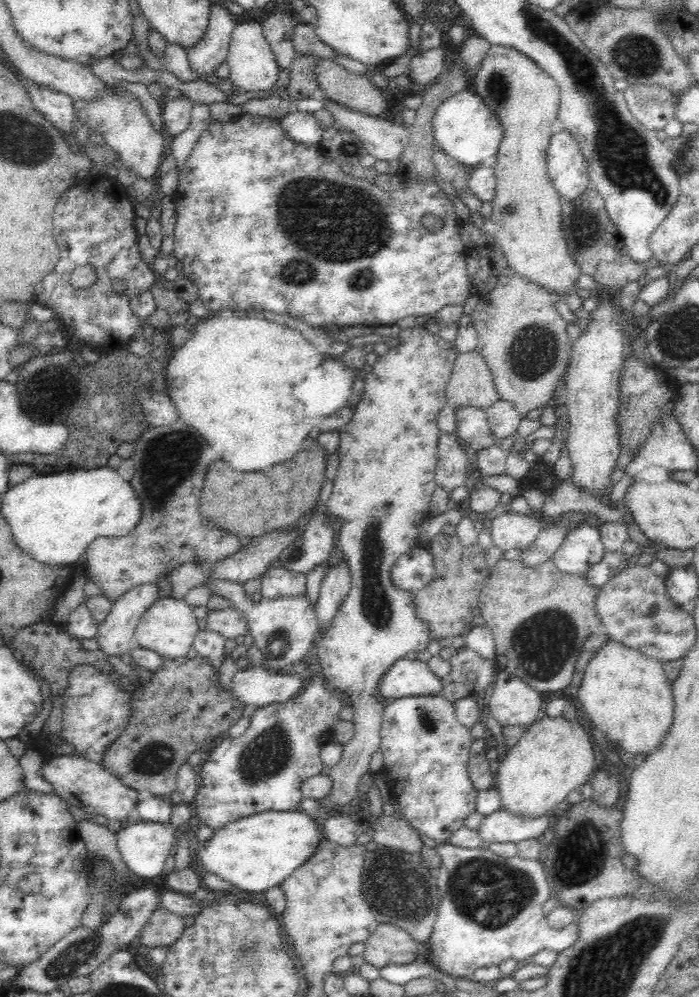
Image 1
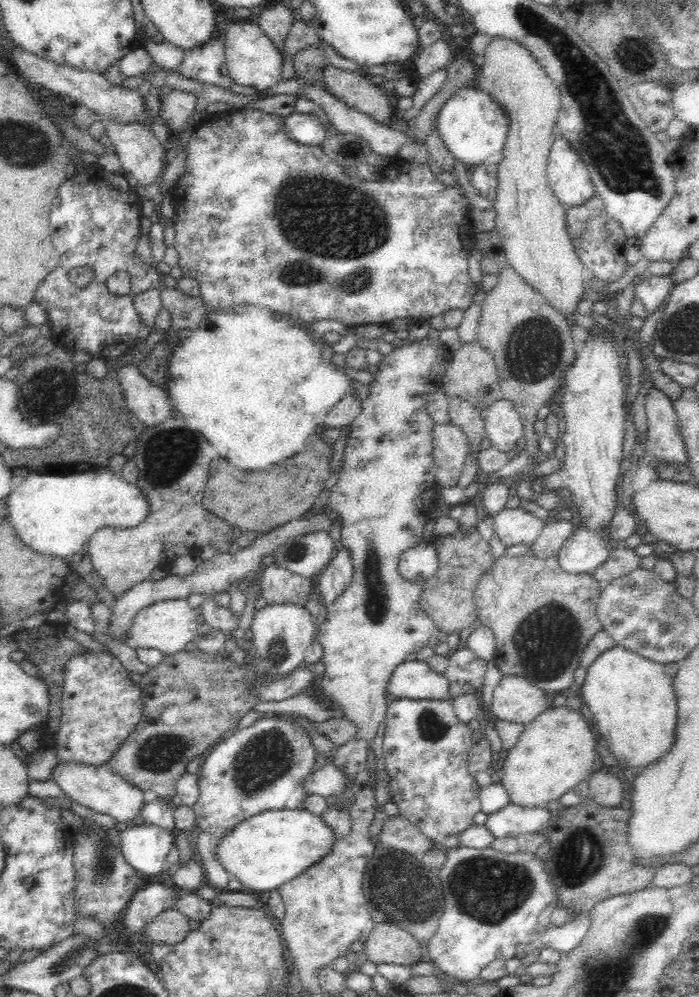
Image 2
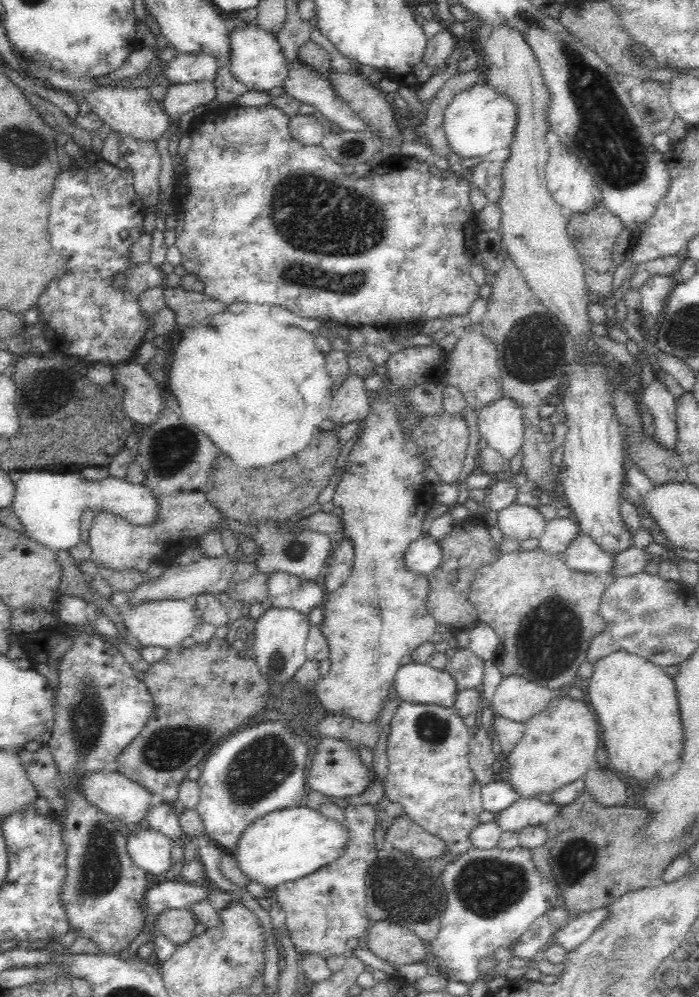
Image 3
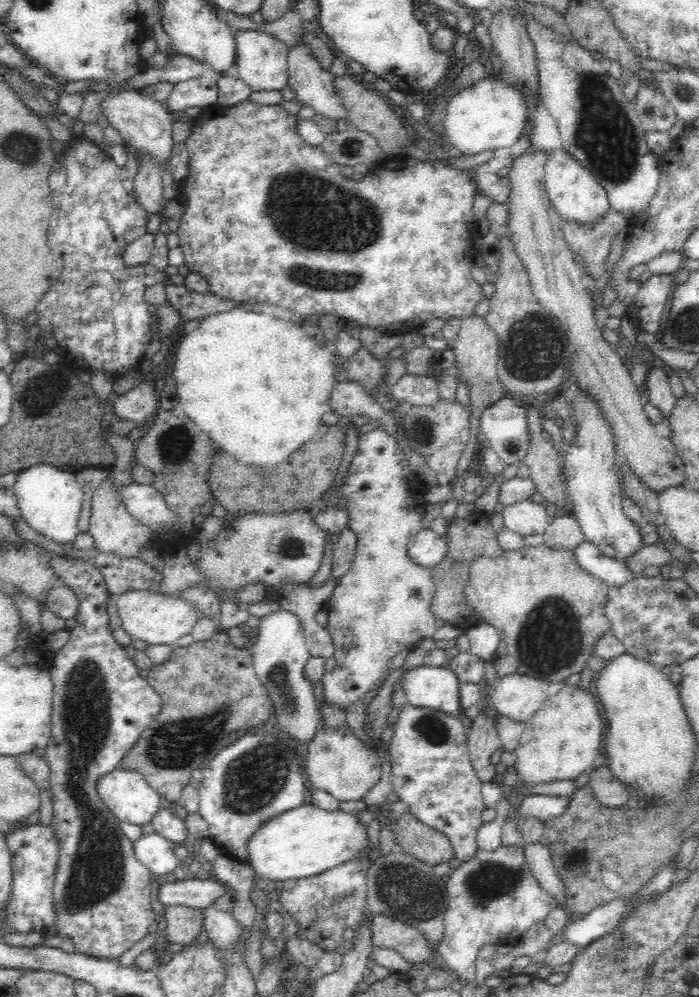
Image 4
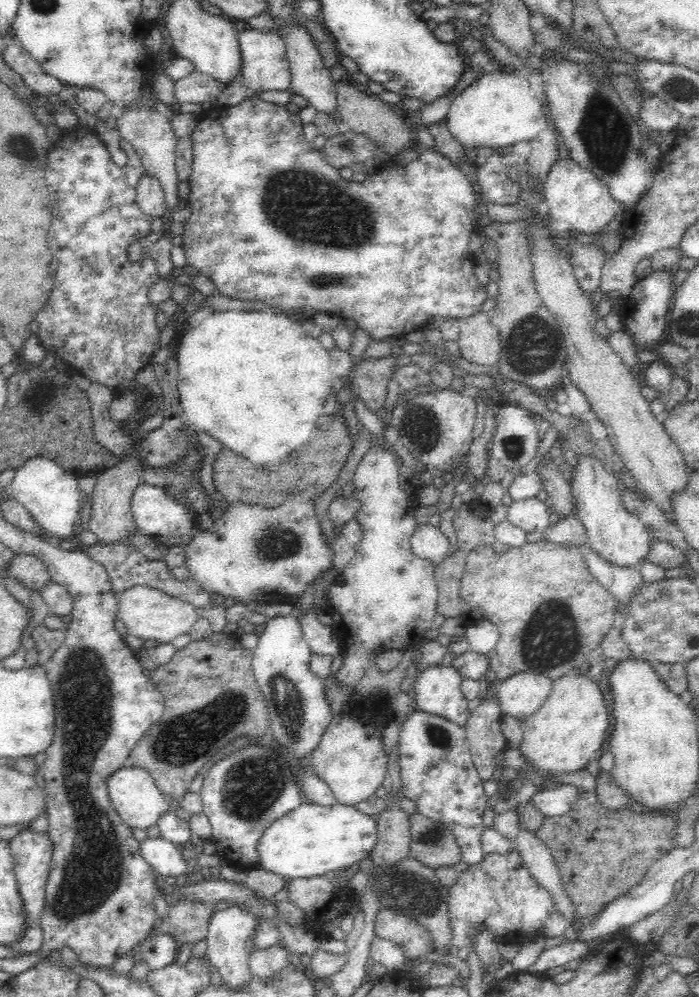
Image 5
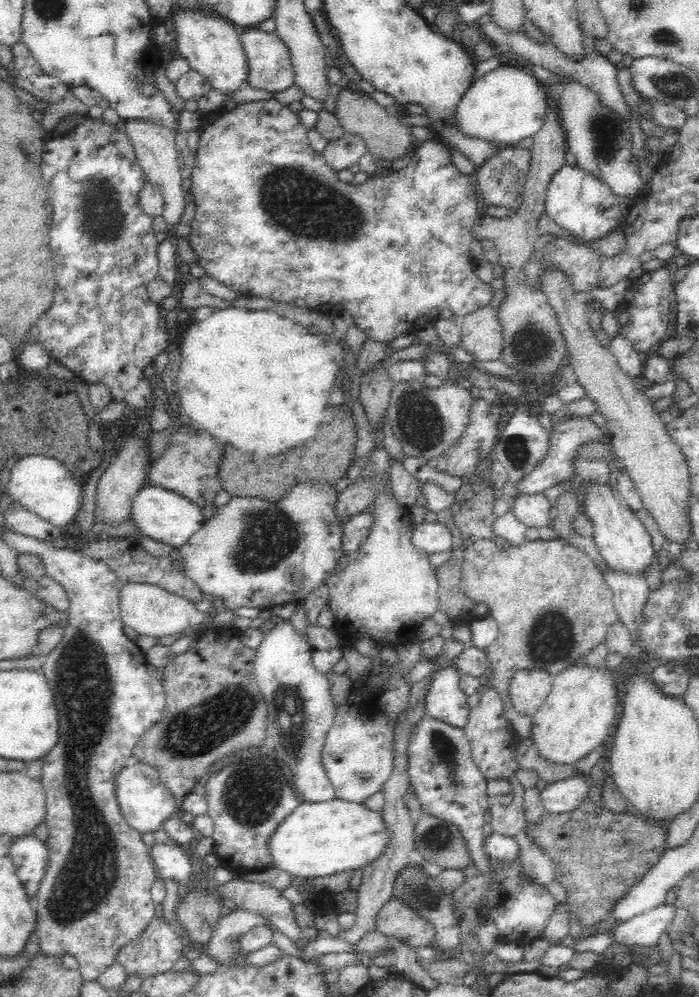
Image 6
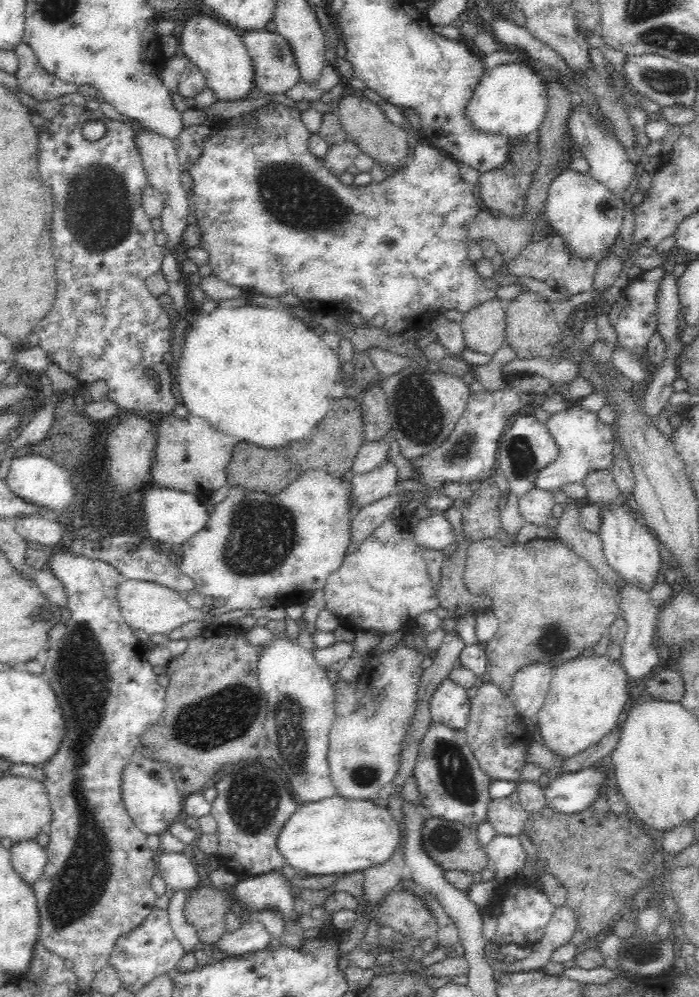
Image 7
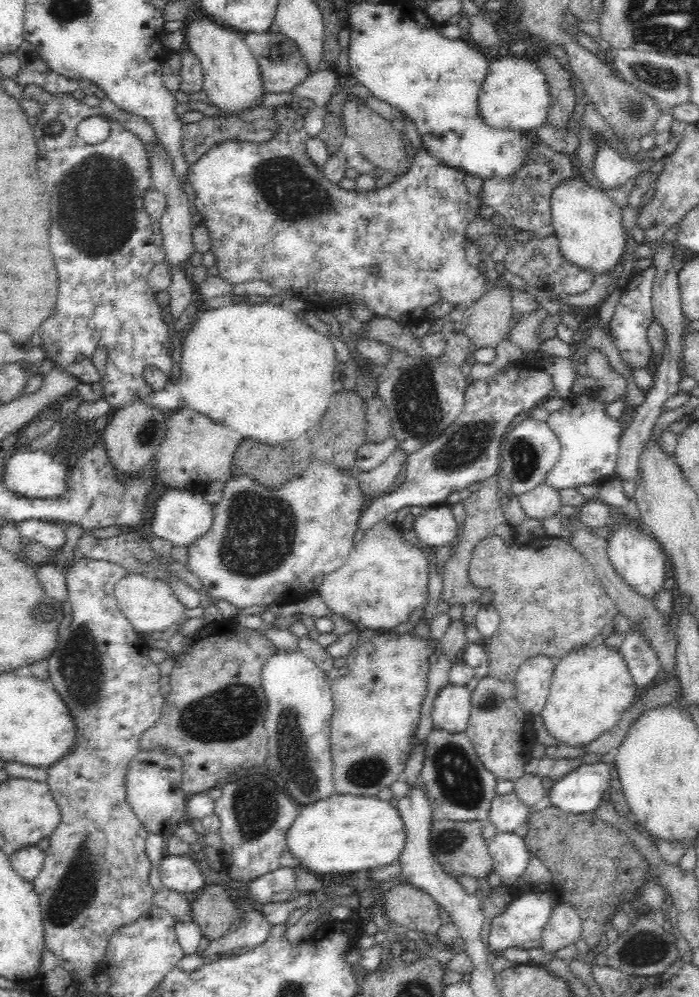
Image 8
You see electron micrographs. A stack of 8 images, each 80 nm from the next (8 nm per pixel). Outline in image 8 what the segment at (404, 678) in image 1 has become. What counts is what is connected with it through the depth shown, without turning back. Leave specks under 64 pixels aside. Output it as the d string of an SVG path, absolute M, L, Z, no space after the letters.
M444 686L433 702L431 717L433 728L448 732L462 732L468 724L471 712L471 693L465 686Z

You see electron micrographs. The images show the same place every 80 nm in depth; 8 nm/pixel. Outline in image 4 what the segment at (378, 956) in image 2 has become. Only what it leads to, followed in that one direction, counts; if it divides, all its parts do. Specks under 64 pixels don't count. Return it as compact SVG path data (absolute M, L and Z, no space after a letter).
M382 914L371 917L370 938L374 948L392 948L403 960L417 965L428 963L433 947L416 928Z

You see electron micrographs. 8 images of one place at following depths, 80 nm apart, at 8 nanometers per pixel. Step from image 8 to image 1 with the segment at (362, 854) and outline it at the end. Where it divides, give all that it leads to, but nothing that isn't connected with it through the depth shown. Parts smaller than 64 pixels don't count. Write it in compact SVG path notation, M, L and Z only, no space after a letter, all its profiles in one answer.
M264 811L232 820L220 830L214 830L212 838L198 842L191 855L193 862L200 861L204 871L229 882L233 891L244 894L265 892L281 885L298 865L314 854L320 842L318 838L320 829L316 821L304 811Z

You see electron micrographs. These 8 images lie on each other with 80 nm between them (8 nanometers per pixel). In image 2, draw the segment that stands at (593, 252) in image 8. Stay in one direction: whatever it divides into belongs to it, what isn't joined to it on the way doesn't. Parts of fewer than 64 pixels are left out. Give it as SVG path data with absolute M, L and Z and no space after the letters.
M558 131L548 152L547 181L565 208L583 204L595 194L582 157Z

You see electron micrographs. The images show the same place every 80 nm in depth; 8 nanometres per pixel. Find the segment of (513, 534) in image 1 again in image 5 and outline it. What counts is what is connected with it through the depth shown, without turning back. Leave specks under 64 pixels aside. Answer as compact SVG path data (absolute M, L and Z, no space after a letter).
M532 497L506 503L505 519L528 533L541 533L550 526L550 505L548 502Z

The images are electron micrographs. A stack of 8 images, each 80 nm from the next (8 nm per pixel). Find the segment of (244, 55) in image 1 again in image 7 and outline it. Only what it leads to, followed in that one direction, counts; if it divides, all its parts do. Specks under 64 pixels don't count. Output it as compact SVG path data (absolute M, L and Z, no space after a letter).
M250 30L241 32L241 39L247 48L254 66L254 86L262 94L285 94L286 90L300 82L297 63L285 38L276 32Z

